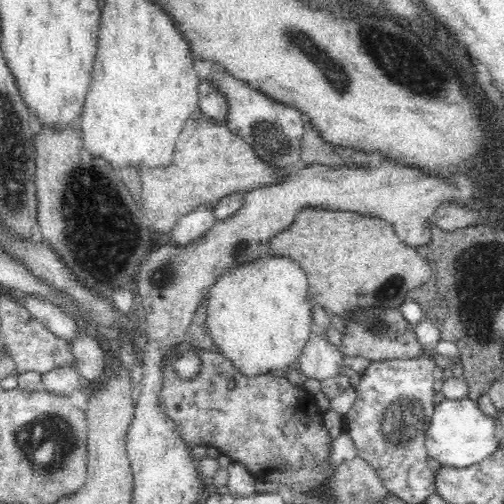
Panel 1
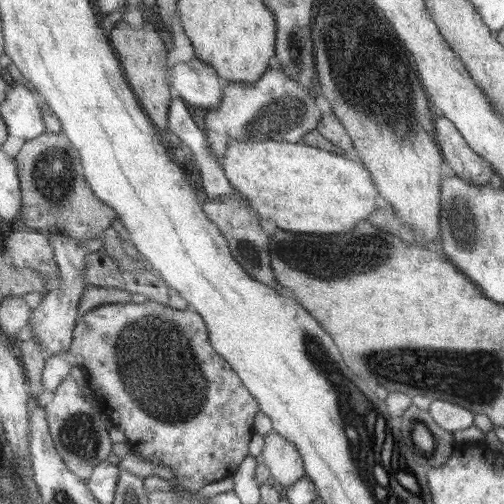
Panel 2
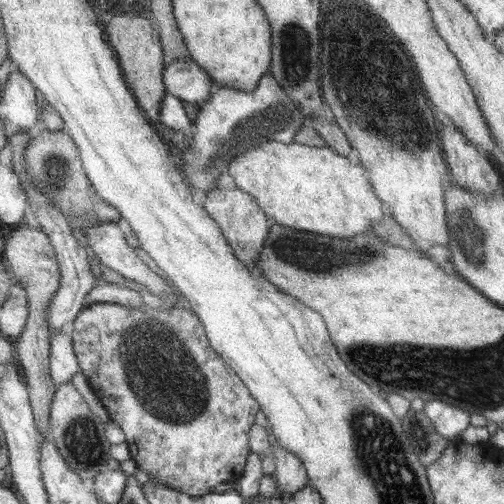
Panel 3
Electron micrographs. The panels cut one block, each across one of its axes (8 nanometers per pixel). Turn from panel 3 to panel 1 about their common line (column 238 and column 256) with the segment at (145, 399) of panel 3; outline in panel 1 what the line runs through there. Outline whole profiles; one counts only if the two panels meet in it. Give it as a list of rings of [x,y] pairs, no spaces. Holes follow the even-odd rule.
[[[192,338],[164,342],[162,348],[156,356],[160,376],[156,406],[176,426],[182,442],[216,448],[222,456],[230,456],[232,464],[240,464],[256,482],[284,484],[296,498],[332,496],[338,470],[332,460],[334,436],[324,424],[324,412],[318,410],[314,392],[292,384],[284,372],[244,374],[216,344],[206,348],[206,368],[200,376],[184,382],[174,376],[172,360],[180,350],[194,348]],[[226,376],[236,378],[234,388],[228,388]]]

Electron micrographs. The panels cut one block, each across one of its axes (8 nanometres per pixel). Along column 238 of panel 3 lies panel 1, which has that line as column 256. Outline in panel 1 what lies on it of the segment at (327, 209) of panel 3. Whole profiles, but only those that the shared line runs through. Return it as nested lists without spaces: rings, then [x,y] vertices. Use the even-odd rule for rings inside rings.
[[[212,118],[188,120],[178,136],[170,162],[162,166],[138,166],[144,200],[144,216],[156,232],[170,234],[176,224],[192,212],[198,204],[216,206],[218,200],[236,190],[254,190],[258,186],[274,184],[274,170],[254,156],[250,142],[228,126],[216,124]]]

